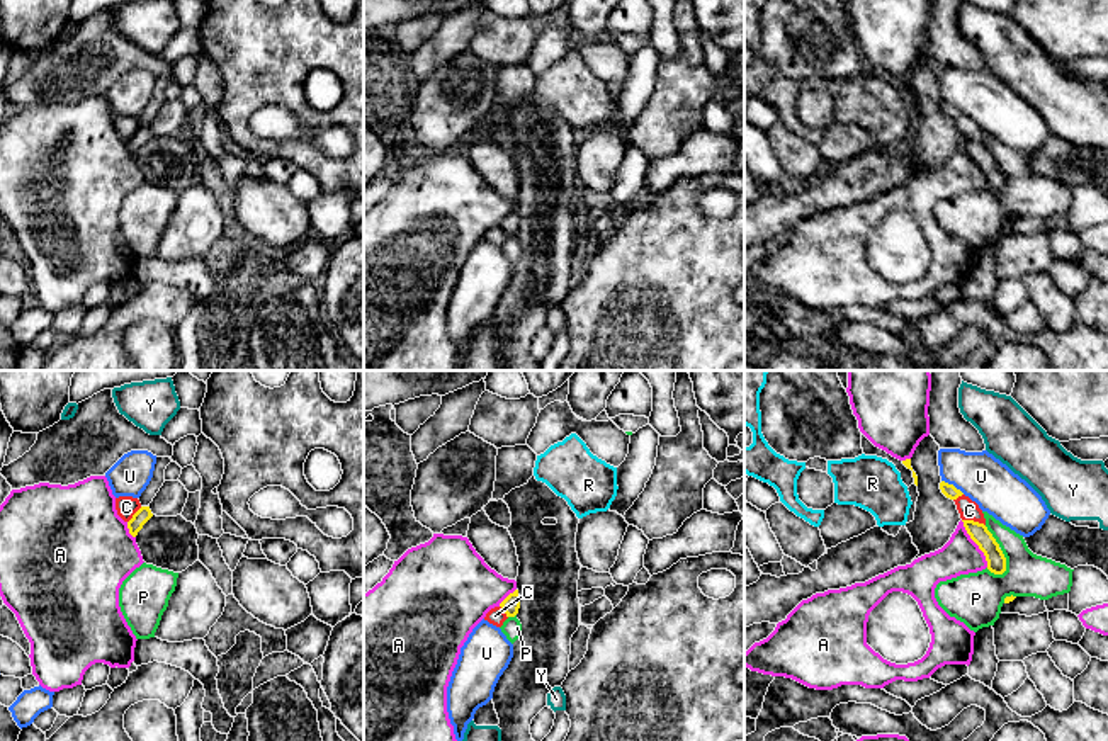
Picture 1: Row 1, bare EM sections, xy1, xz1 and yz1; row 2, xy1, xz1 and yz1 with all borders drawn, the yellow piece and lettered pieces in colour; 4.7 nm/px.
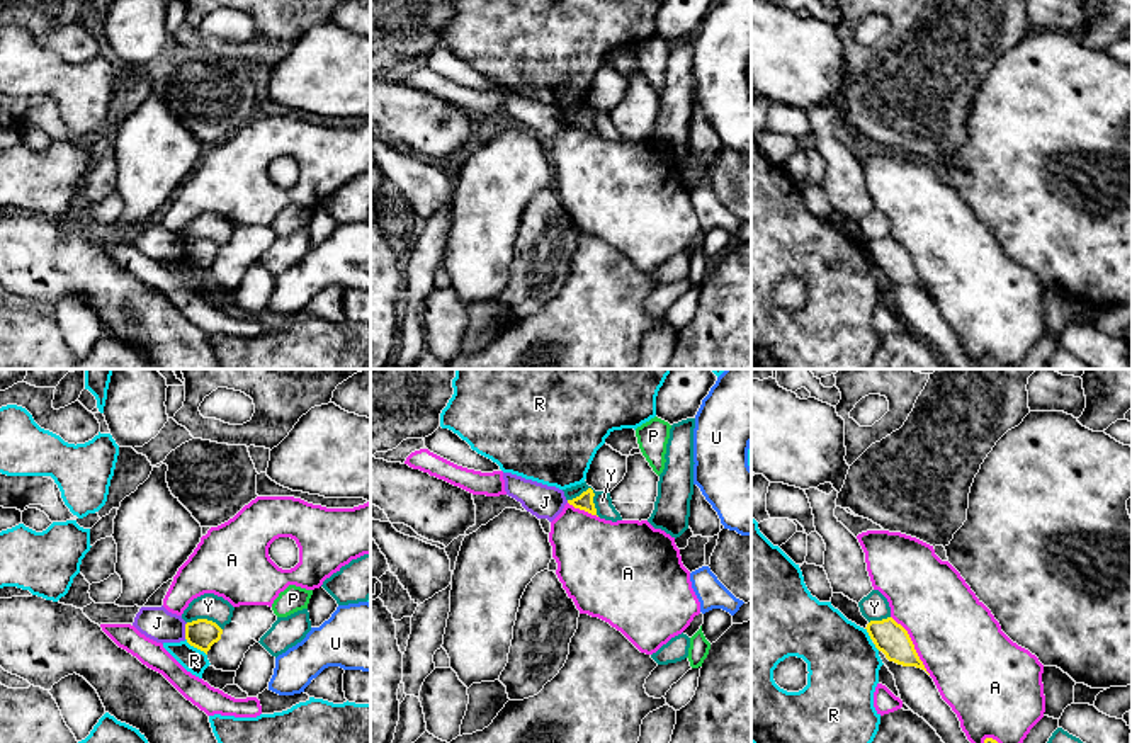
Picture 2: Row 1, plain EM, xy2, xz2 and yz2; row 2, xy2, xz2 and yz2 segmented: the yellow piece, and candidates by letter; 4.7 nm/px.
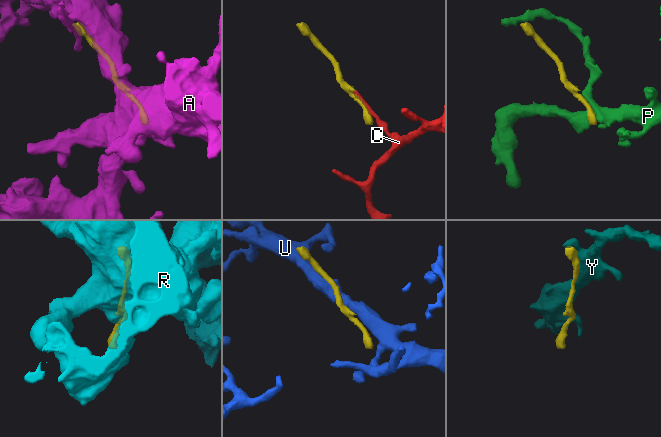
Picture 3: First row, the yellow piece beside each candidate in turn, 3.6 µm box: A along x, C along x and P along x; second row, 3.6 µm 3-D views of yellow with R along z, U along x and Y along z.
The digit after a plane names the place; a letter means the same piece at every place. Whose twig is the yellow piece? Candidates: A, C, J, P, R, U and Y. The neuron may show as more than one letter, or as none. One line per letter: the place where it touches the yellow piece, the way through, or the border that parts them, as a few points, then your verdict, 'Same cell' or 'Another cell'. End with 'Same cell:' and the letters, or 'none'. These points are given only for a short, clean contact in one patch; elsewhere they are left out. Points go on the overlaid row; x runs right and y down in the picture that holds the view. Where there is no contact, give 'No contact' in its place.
A: Touches yellow at yz2 (913, 645). Another cell
C: Touches yellow at yz1 (972, 520). Same cell
J: Touches yellow at xy2 (186, 631). Boundary: xy2 (187, 623), (184, 638). Another cell
P: Touches yellow at yz1 (1005, 565). Another cell
R: Touches yellow at xy2 (196, 646). Boundary: xy2 (186, 638), (206, 655). Another cell
U: Touches yellow at yz1 (952, 485). Another cell
Y: Touches yellow at xz2 (592, 492). Another cell
Same cell: C

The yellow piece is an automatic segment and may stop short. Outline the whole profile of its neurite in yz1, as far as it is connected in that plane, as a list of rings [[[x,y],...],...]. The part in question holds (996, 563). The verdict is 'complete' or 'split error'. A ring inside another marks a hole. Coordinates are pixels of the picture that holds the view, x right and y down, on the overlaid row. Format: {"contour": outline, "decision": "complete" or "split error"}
{"contour": [[[945,481],[940,483],[940,489],[947,498],[955,501],[967,534],[986,556],[987,569],[994,574],[1003,574],[1006,571],[1006,557],[992,534],[987,530],[979,505]]], "decision": "split error"}

